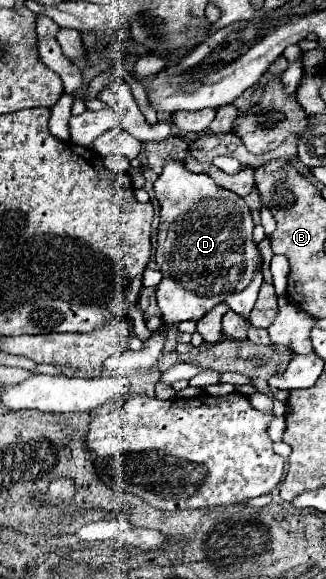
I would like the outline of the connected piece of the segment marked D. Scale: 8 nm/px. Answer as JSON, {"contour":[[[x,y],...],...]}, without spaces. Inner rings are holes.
{"contour":[[[166,159],[154,191],[160,201],[156,263],[164,275],[156,299],[164,327],[186,319],[198,321],[228,293],[246,289],[256,271],[258,247],[252,241],[250,209],[242,197],[218,187],[208,175],[188,171],[184,161]]]}

